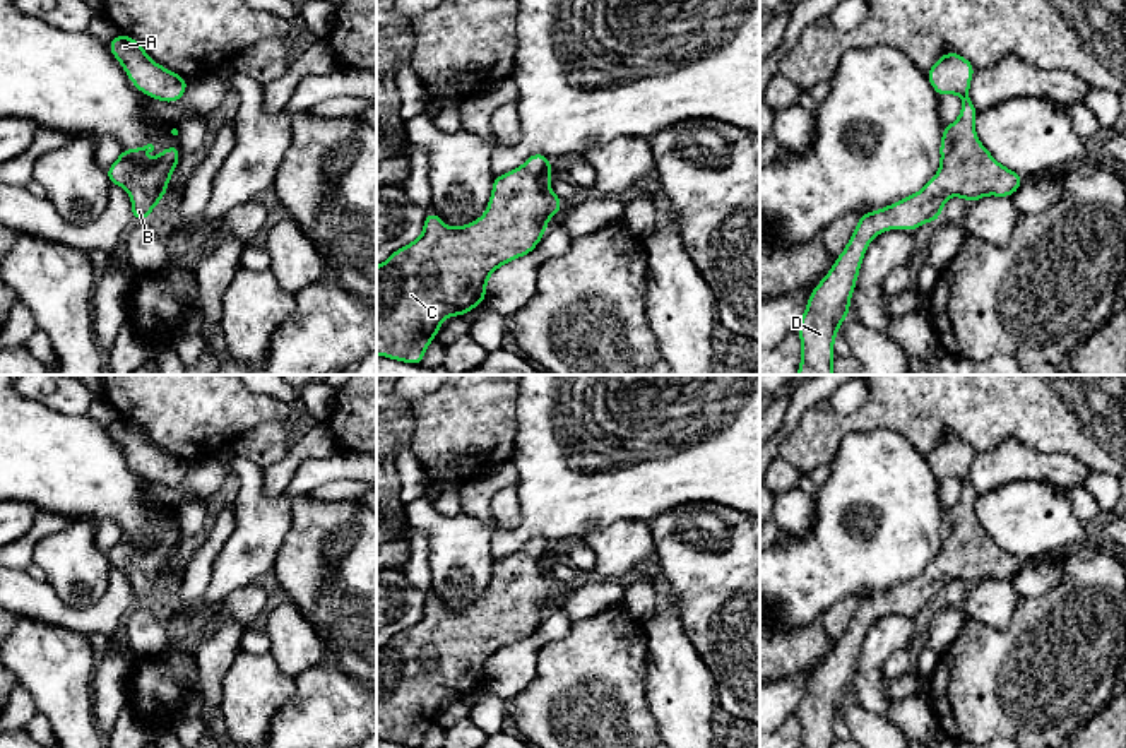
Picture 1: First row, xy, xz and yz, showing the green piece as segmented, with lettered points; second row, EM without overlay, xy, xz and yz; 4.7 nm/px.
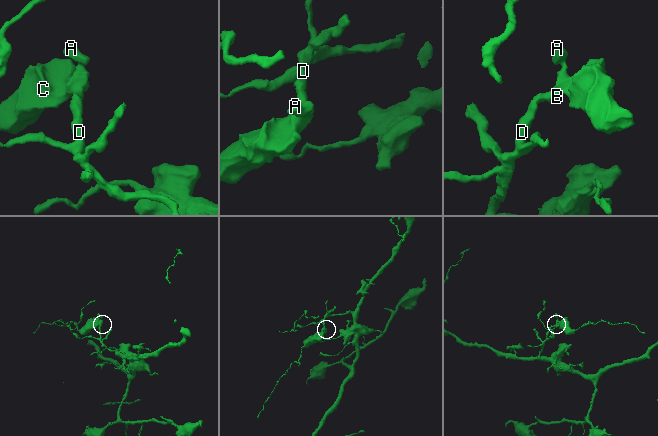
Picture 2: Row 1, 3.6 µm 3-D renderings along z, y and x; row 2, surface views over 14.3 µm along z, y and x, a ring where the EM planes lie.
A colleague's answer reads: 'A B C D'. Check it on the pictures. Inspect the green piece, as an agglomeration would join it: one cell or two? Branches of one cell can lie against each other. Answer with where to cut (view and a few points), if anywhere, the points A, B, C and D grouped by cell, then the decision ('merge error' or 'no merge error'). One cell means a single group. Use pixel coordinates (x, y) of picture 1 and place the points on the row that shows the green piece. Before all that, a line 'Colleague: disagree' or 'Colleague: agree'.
Colleague: agree
cut none; groups A B C D; no merge error

